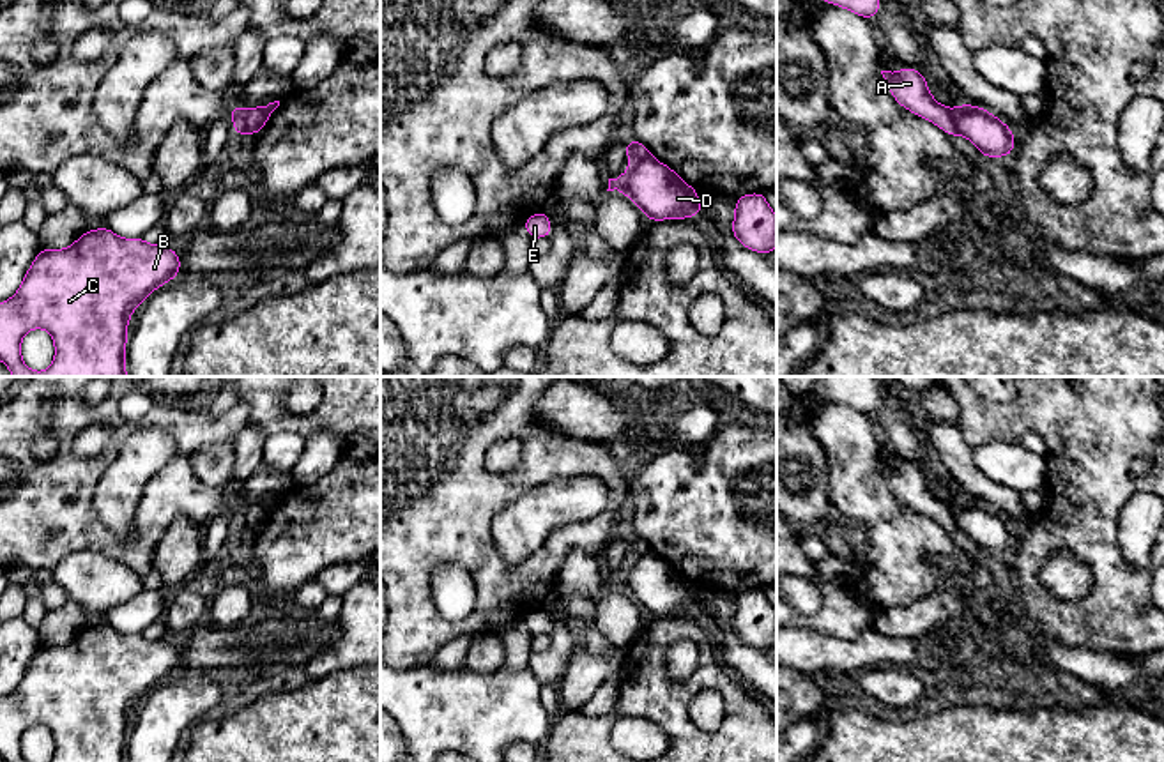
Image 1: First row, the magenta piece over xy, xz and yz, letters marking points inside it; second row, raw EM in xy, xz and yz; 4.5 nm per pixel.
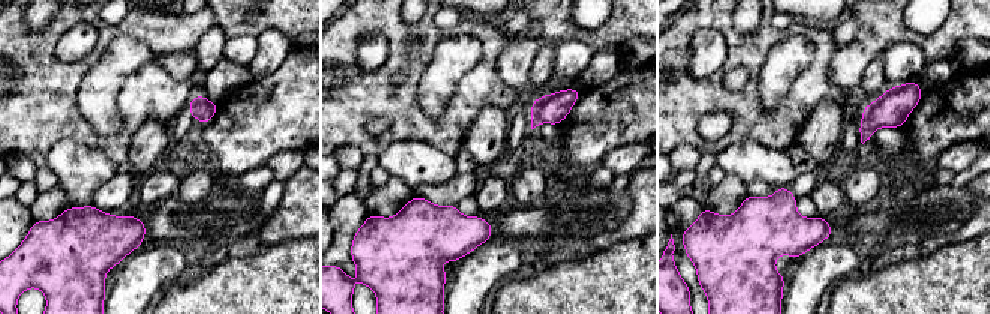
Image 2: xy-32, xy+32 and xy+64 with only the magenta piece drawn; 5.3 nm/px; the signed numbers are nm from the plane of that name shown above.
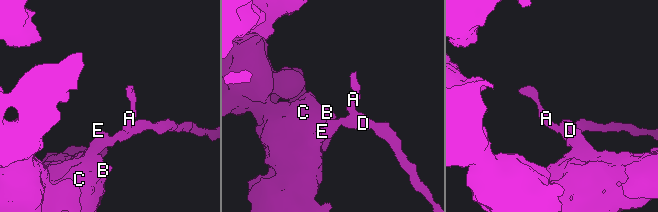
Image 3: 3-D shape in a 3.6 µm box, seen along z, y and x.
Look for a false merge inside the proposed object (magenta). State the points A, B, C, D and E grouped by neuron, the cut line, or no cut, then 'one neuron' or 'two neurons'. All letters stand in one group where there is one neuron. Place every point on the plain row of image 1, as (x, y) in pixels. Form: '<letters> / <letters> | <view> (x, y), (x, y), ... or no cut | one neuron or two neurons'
A / B C D E | xy (243, 504), (239, 522), (246, 529) | two neurons

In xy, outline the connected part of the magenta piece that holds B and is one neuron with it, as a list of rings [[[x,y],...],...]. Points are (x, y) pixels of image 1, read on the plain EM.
[[[106,622],[87,626],[65,645],[41,644],[18,688],[0,698],[0,758],[27,762],[21,735],[32,725],[44,725],[55,741],[50,762],[126,762],[131,709],[179,670],[177,647],[142,633],[122,635]]]

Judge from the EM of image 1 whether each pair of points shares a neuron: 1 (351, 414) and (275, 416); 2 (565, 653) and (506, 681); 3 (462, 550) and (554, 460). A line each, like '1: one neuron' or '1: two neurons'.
1: one neuron
2: two neurons
3: one neuron

